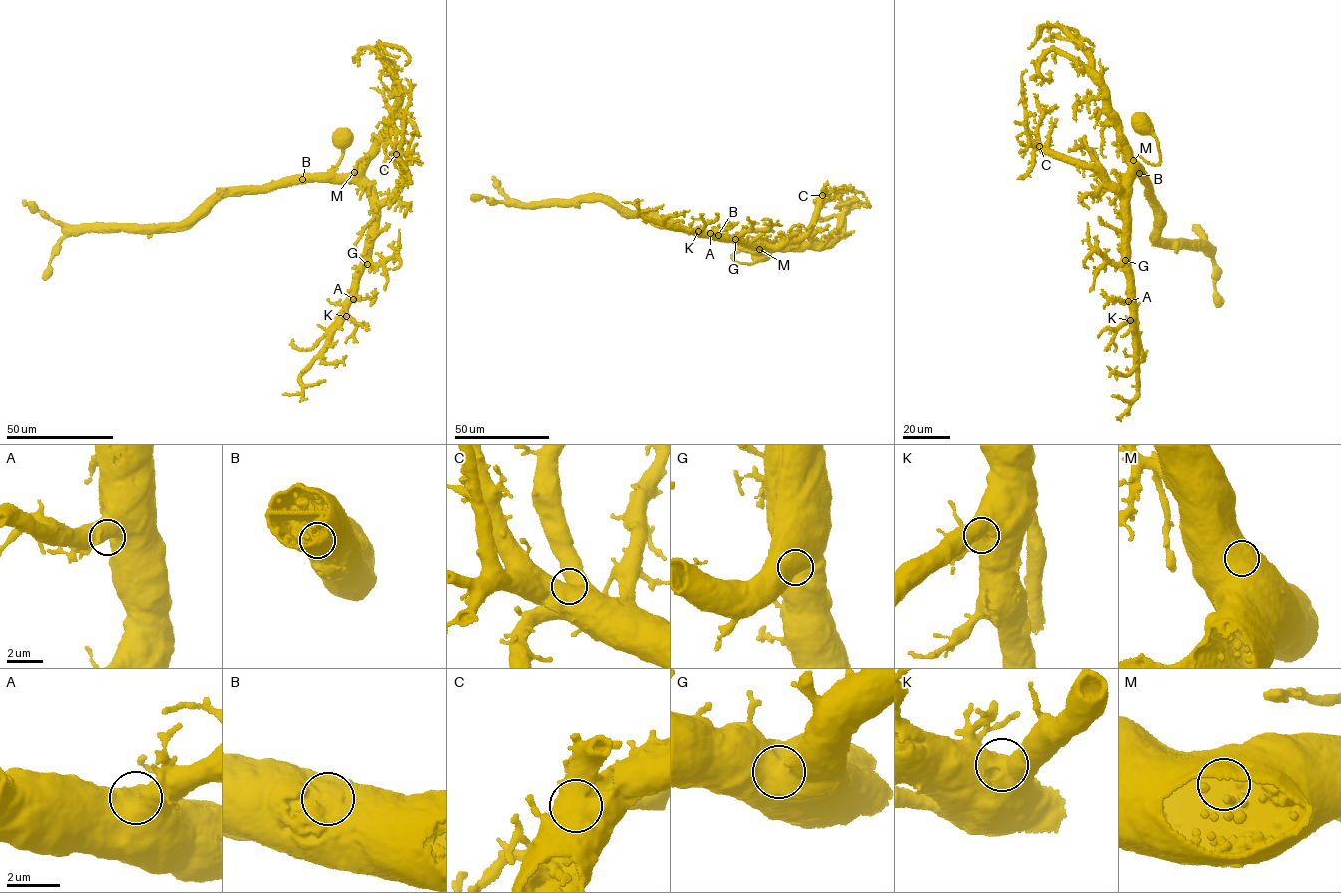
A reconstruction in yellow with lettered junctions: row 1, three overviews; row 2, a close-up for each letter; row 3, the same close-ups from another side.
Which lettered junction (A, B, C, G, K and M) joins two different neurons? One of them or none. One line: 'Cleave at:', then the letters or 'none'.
Cleave at: none

